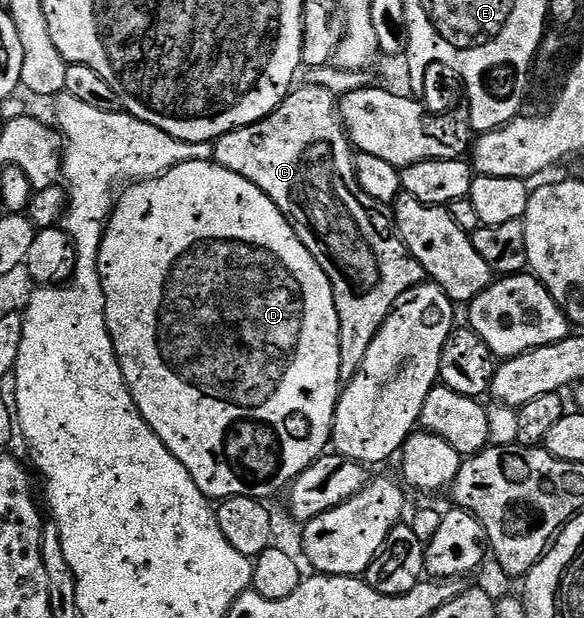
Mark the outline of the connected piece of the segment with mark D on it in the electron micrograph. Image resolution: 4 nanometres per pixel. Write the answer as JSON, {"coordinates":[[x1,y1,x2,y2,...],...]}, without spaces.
{"coordinates":[[214,161,180,163,176,167,172,167,167,173,161,173,158,177,148,181,131,184,127,189,130,190,123,197,121,194,115,200,113,210,103,228,102,242,98,252,98,274,102,280,102,290,104,291,106,326,110,332,110,338,120,363,120,371,124,375,128,391,132,395,140,415,148,423,148,427,152,427,152,431,162,440,164,447,168,447,168,451,172,451,172,455,176,455,176,459,180,459,180,463,184,463,184,467,188,467,188,475,192,475,196,487,200,487,200,491,204,496,218,503,225,501,228,497,257,497,259,499,274,497,281,489,283,492,290,486,313,461,317,461,319,457,323,456,332,441,334,412,338,406,340,386,343,384,340,375,340,339,338,338,340,335,340,319,336,311,336,299,332,295,332,283,328,279,328,275,324,275,320,263,316,263,316,259,310,254,308,247,304,247,304,243,300,243,296,231,291,227,287,217,278,210,276,203,272,203,272,199,268,199,268,195,264,195,264,191,260,191,260,187,256,187,248,179,236,175,236,171,228,171,228,167,219,165]]}

